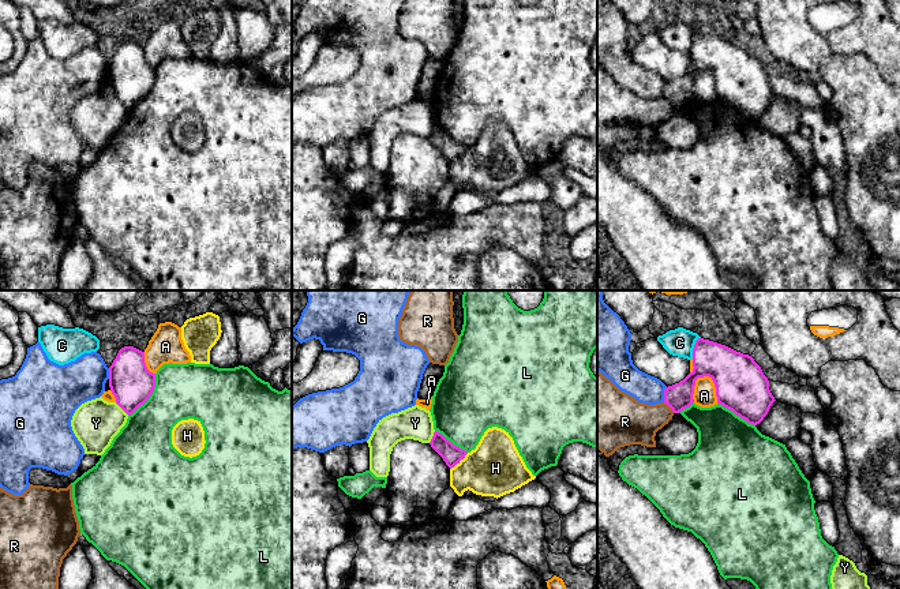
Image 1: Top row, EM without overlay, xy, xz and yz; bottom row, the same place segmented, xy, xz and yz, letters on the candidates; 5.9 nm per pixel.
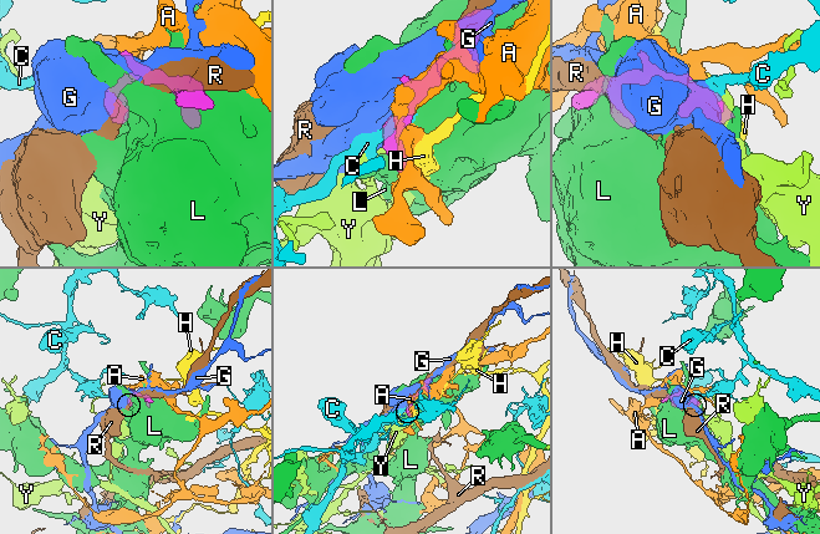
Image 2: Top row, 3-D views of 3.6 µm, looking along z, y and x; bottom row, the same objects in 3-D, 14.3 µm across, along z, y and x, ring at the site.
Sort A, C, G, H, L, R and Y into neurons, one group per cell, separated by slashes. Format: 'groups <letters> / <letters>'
groups A / C / G / H / L / R / Y

